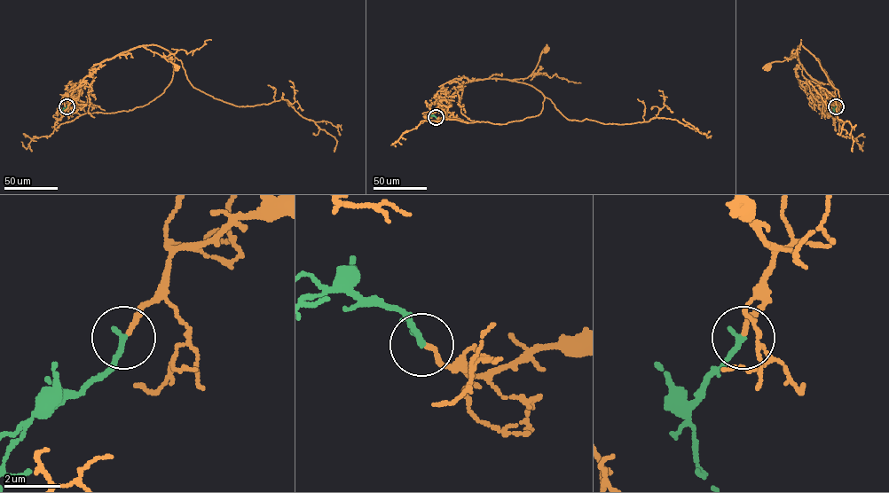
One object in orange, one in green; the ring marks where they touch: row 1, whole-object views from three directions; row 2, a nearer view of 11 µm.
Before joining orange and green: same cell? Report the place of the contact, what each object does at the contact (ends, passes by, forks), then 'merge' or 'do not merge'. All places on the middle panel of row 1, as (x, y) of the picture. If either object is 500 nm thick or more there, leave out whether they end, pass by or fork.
place (436, 117); orange ends; green ends; merge

